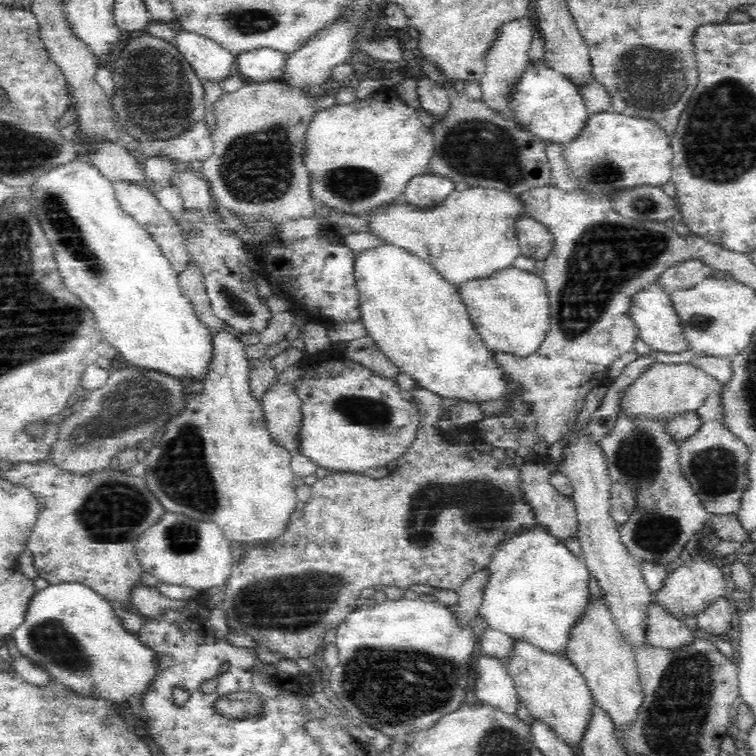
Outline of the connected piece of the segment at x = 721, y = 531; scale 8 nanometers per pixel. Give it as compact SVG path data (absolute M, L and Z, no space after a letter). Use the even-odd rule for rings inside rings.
M622 407L615 418L615 426L598 443L605 461L606 475L612 483L620 483L632 493L634 508L627 520L618 526L620 543L627 551L642 561L667 565L684 551L685 545L704 525L714 530L721 540L741 542L749 546L750 534L738 521L737 514L710 514L704 510L696 496L691 482L686 478L679 462L679 441L668 433L668 423L652 417L642 417L630 413L628 407Z

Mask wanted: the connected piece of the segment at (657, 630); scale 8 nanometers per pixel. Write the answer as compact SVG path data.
M654 602L649 606L648 642L654 648L678 650L693 645L699 637L682 621L660 609Z

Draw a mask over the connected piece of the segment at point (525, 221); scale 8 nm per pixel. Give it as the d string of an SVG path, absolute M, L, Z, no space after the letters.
M530 217L523 218L517 222L516 232L520 254L545 261L553 251L554 235L541 222Z

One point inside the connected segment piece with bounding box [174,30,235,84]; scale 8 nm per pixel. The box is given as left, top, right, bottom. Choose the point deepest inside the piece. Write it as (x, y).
(210, 61)

